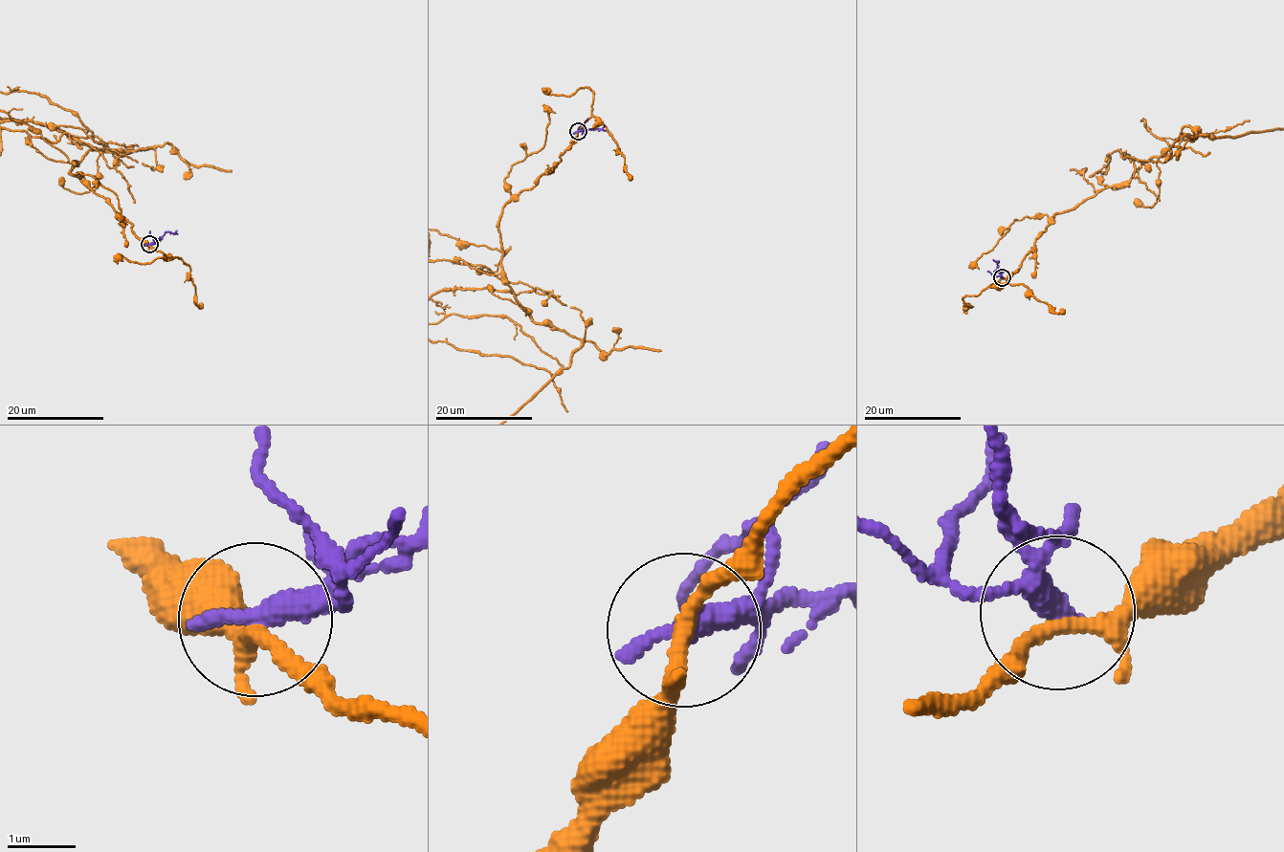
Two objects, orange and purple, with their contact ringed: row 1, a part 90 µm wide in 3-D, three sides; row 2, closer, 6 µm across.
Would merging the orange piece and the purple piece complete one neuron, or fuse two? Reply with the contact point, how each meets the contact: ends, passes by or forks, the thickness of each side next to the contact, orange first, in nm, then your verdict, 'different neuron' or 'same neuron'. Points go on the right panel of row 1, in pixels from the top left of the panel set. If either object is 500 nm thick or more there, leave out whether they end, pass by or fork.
place (1002, 277); orange forks; purple ends; calibres 200 and 400 nm; different neuron

